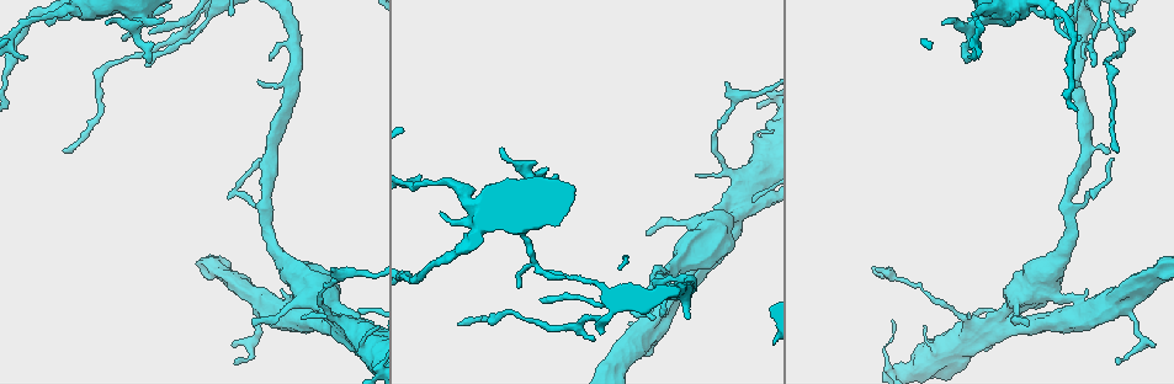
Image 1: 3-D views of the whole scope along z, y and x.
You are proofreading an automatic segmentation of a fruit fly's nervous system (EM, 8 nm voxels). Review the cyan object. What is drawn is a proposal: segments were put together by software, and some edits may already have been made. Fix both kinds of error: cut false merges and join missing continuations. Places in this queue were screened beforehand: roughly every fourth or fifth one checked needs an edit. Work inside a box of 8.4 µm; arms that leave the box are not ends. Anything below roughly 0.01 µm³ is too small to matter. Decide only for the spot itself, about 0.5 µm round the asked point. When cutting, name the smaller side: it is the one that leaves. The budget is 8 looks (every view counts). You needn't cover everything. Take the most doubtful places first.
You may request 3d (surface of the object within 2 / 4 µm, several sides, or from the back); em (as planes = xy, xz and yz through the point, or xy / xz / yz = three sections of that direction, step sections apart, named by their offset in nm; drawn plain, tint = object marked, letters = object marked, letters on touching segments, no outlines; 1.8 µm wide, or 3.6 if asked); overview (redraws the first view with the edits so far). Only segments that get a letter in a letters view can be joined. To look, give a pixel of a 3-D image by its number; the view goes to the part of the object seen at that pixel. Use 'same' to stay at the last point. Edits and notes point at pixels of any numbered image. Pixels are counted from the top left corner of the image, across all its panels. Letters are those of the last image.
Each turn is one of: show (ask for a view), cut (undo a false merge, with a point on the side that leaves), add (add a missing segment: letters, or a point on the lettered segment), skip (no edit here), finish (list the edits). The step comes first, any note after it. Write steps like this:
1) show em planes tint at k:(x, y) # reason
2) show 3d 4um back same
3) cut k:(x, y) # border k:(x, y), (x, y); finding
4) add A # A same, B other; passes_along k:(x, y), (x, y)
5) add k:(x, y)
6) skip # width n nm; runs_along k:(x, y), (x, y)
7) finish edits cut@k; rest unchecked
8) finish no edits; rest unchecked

show 3d 4um back at 1:(995, 325)

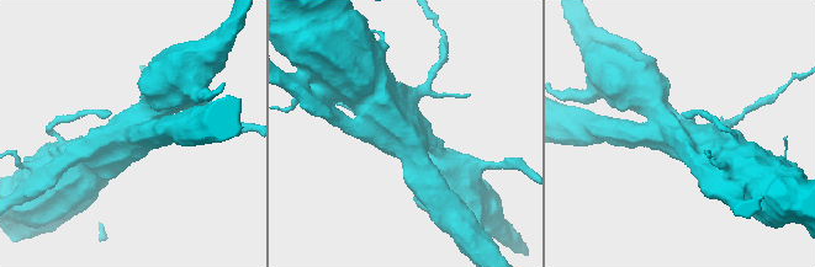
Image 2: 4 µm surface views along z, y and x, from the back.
show em 3.6um planes tint at 2:(126, 137) # arms 4

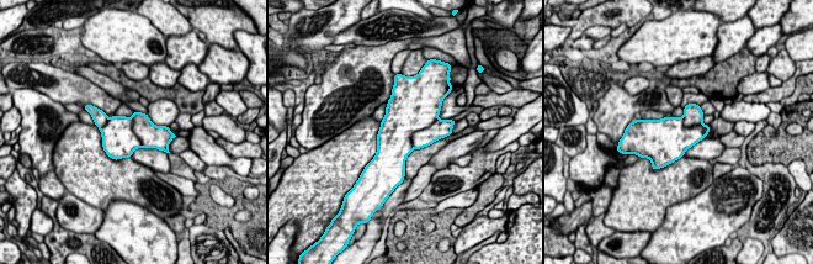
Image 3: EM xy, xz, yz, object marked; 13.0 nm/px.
show em 3.6um planes letters same # what lies round it

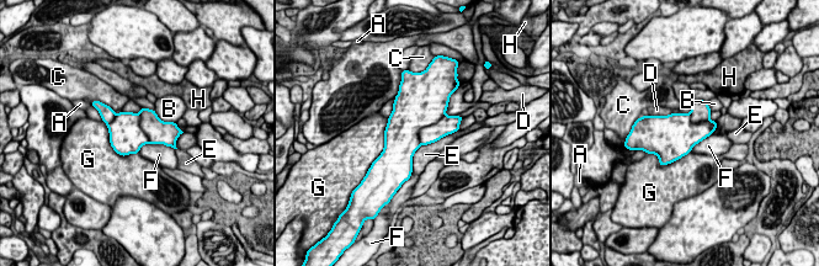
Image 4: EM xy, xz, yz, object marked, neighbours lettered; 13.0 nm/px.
cut 4:(420, 108) # longest_contact E 750 nm; A other, B other, C other, D other, E other, F other, G other, H other; border 4:(445, 115), (419, 132), (420, 144); a second neuron is stuck on

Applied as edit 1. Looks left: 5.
show 3d 2um at 1:(661, 316) # branch stops here

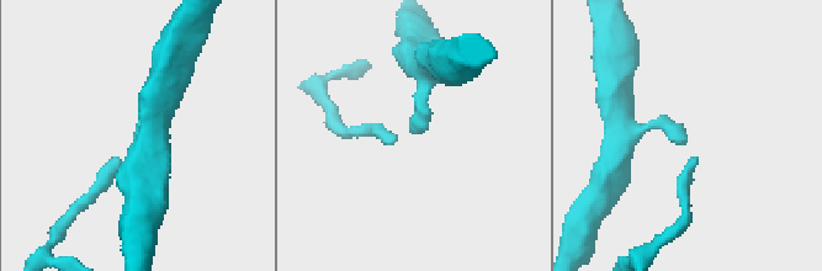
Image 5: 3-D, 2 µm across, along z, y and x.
show em planes letters at 5:(685, 140) # arm_widths 220, 260 nm; need the tissue

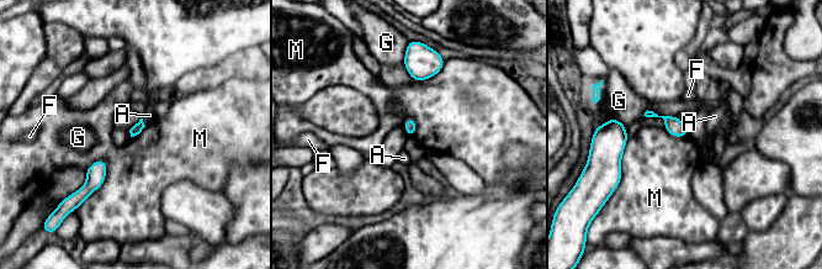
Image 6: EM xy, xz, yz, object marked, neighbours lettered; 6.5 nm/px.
skip # longest_contact M 320 nm; A other, F other, G other, M other; border 6:(105, 159), (105, 180), (83, 202); none of them fits

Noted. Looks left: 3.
show 3d 2um at 2:(223, 83)

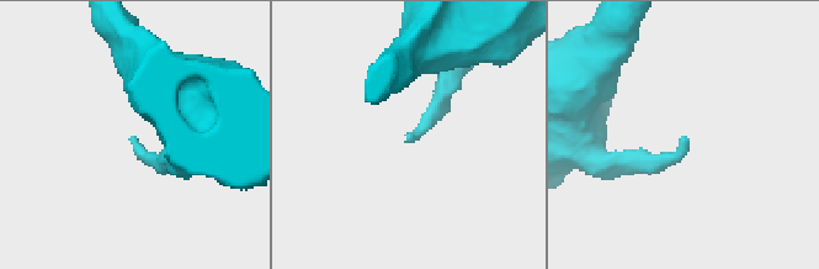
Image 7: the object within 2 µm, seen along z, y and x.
show em planes letters at 7:(407, 139)

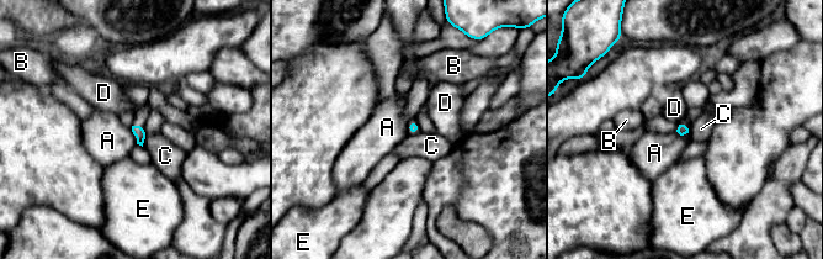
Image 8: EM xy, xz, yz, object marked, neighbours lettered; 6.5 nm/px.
skip # A other, B other, C other, D other, E other; border 8:(131, 128), (137, 143); none of them fits

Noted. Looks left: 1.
finish edits cut@4; rest unchecked

